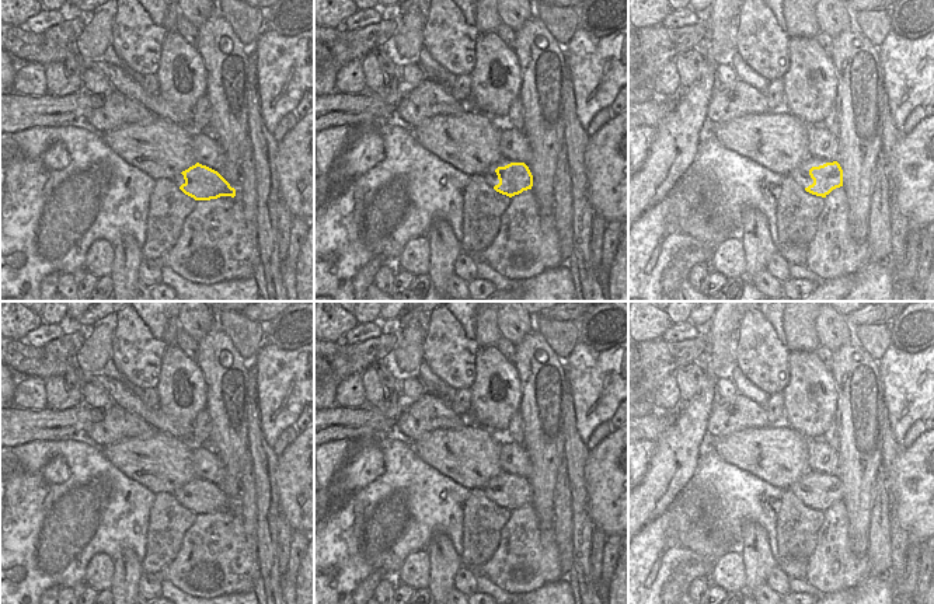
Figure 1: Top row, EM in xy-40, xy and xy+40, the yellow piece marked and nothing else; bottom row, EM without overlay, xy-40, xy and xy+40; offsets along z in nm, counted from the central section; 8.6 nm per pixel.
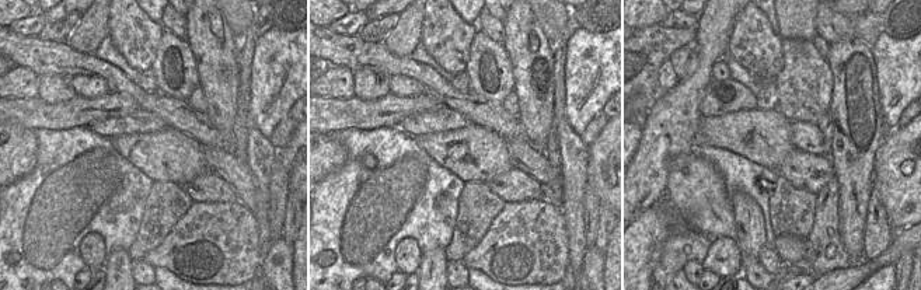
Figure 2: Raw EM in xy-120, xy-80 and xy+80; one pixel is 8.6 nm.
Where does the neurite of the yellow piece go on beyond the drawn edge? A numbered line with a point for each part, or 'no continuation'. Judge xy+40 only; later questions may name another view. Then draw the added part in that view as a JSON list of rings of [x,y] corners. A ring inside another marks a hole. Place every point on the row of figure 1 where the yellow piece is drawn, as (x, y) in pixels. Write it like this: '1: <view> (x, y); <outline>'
no continuation

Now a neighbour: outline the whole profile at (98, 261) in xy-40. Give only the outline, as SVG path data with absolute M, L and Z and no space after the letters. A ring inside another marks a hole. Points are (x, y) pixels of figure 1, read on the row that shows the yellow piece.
M95 240L84 261L84 270L93 273L97 279L111 275L114 262L114 245L107 240Z

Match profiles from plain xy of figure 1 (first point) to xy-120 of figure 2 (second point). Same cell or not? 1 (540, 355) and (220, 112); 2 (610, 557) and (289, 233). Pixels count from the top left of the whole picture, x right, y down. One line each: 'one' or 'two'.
1: one
2: one

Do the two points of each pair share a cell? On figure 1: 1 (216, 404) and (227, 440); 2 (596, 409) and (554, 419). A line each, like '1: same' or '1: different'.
1: same
2: different

